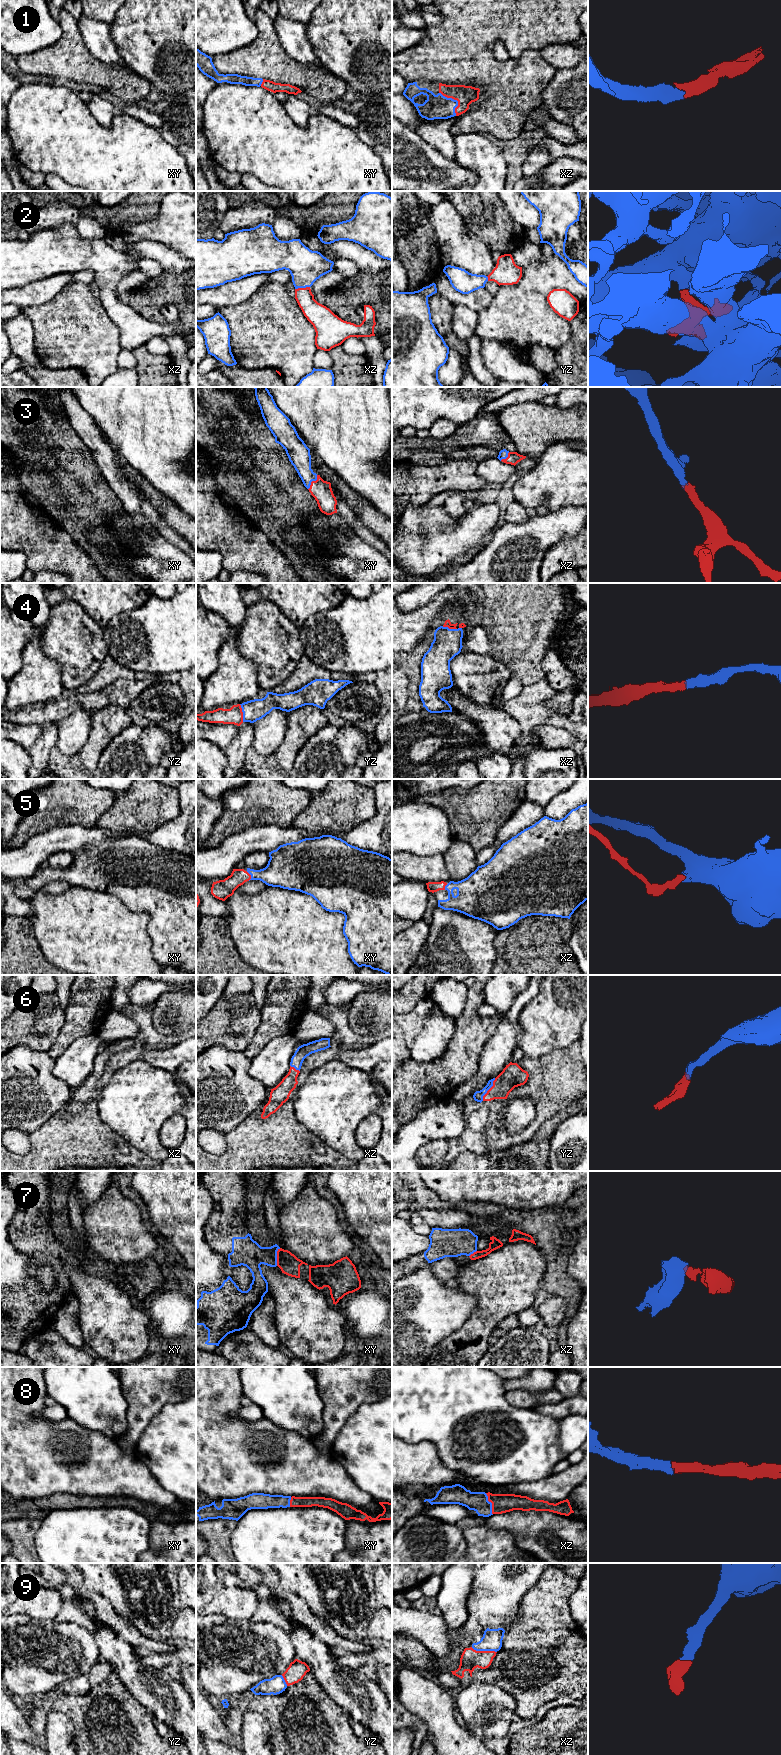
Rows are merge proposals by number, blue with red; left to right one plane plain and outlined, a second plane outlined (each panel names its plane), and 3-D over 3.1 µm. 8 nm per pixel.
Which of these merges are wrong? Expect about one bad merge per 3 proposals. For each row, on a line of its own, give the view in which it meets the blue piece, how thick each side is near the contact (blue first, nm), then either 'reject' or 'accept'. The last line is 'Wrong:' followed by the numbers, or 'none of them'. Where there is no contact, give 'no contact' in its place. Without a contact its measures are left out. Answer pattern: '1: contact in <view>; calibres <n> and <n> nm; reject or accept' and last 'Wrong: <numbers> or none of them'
1: contact in xz; calibres 190 and 160 nm; accept
2: contact in xz; calibres 280 and 180 nm; accept
3: contact in xy; calibres 180 and 170 nm; accept
4: contact in yz; calibres 170 and 140 nm; accept
5: contact in xy; calibres 260 and 150 nm; accept
6: contact in yz; calibres 80 and 180 nm; accept
7: contact in xy; calibres 220 and 160 nm; reject
8: contact in xz; calibres 160 and 160 nm; accept
9: contact in xz; calibres 160 and 160 nm; accept
Wrong: 7

